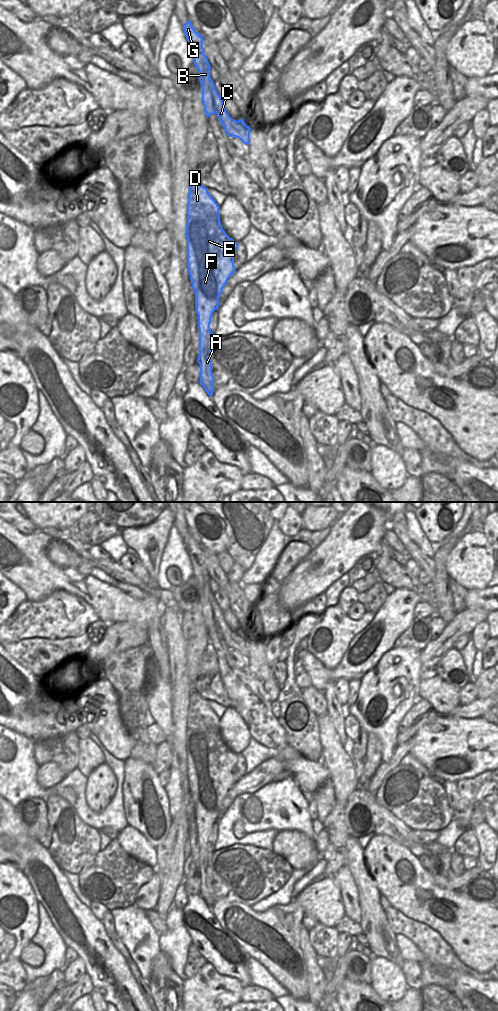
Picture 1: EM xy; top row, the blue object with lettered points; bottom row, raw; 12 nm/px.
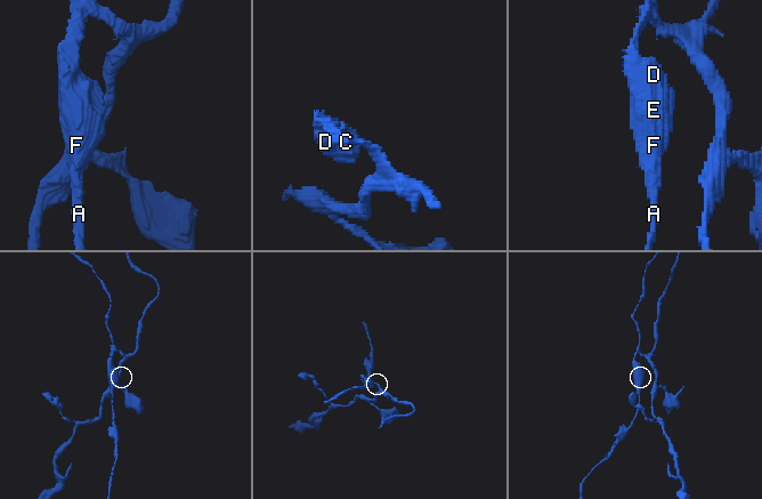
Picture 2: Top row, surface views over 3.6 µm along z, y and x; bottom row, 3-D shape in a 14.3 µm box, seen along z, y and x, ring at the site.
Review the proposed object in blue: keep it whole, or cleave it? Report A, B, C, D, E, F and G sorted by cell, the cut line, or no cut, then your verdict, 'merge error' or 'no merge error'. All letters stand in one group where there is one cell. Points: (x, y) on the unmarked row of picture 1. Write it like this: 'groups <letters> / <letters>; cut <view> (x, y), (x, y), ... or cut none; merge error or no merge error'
groups A B D E F G / C; cut xy (213, 599), (211, 611), (216, 624); merge error

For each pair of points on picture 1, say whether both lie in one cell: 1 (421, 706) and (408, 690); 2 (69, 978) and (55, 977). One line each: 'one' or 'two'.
1: two
2: two

